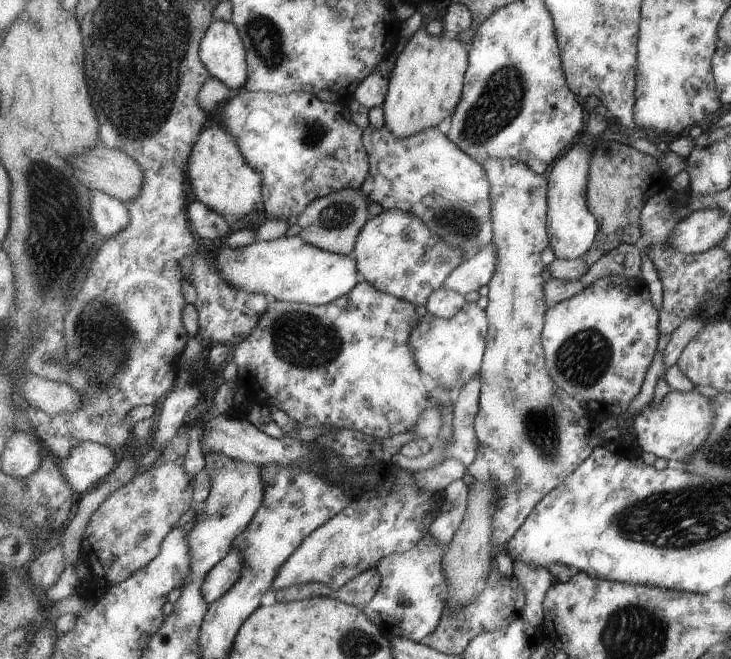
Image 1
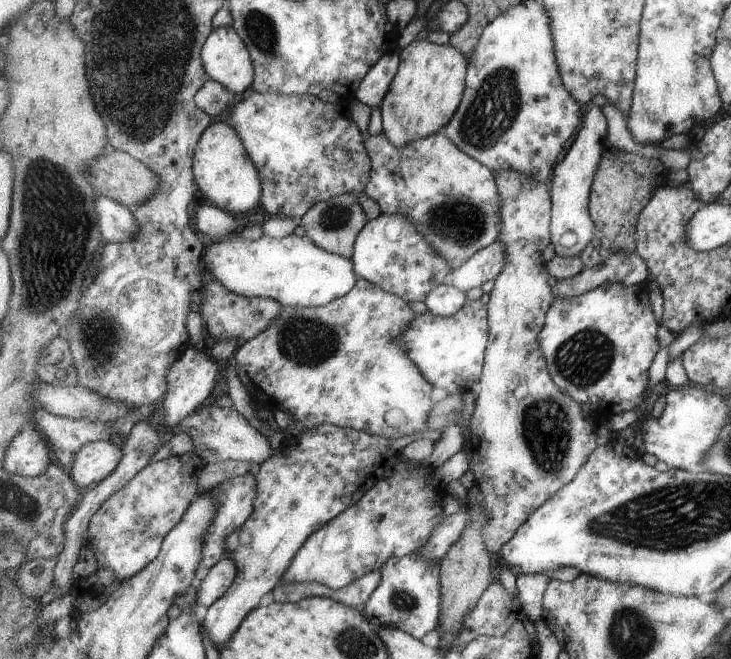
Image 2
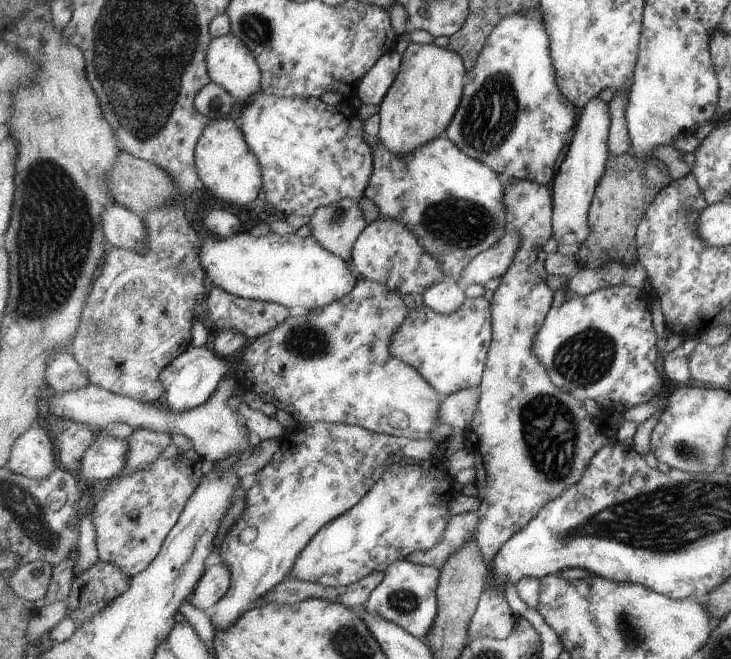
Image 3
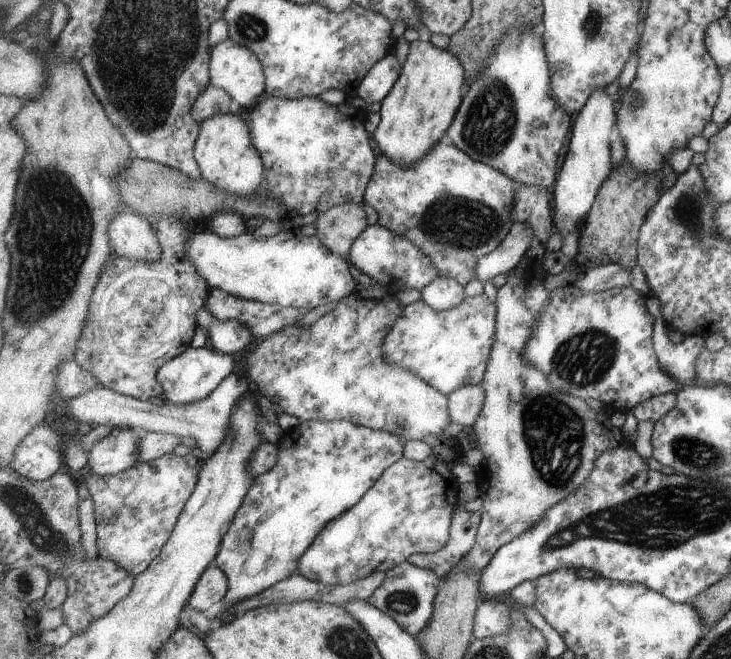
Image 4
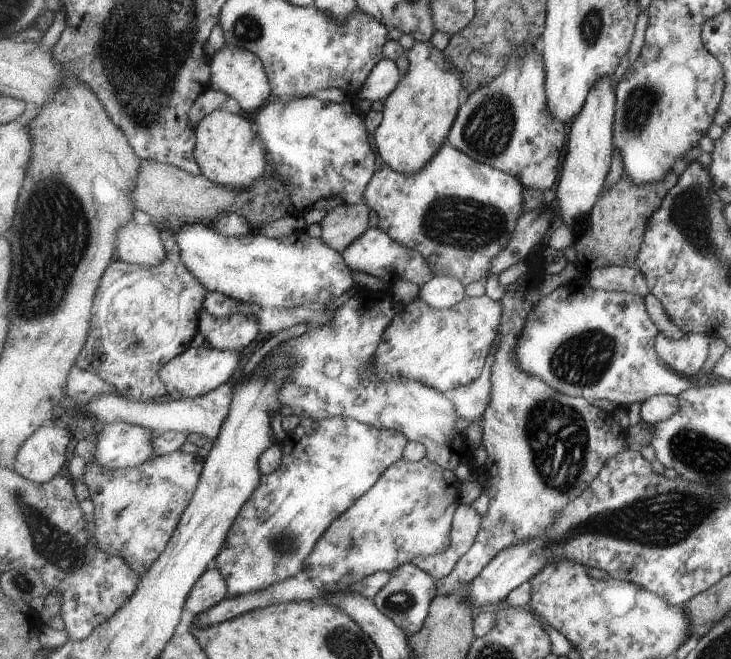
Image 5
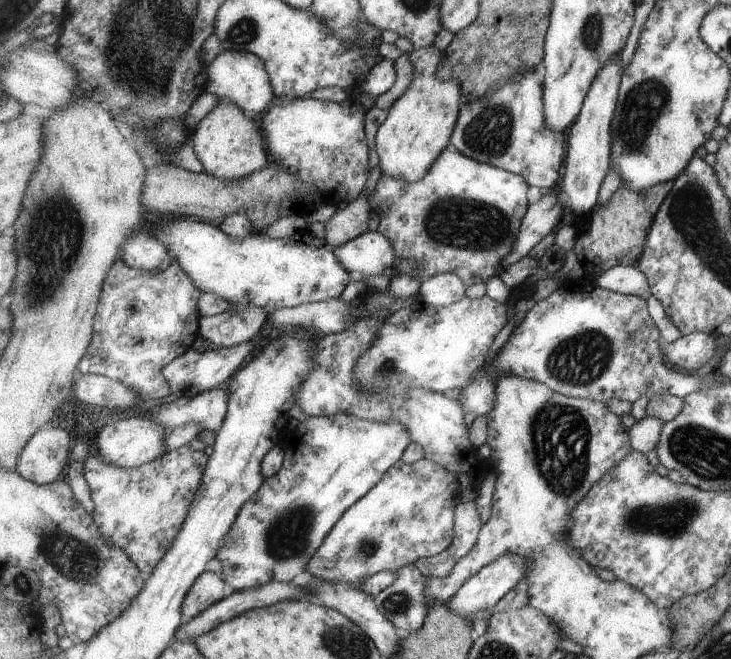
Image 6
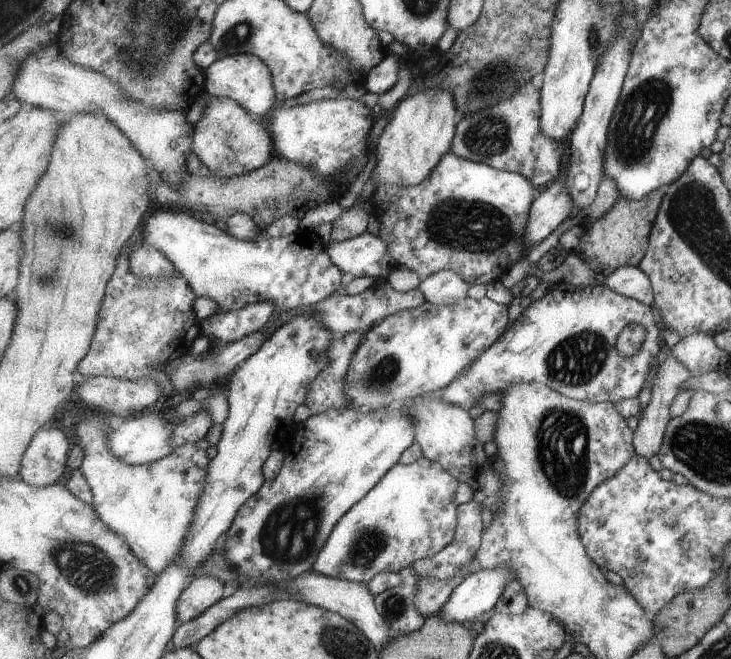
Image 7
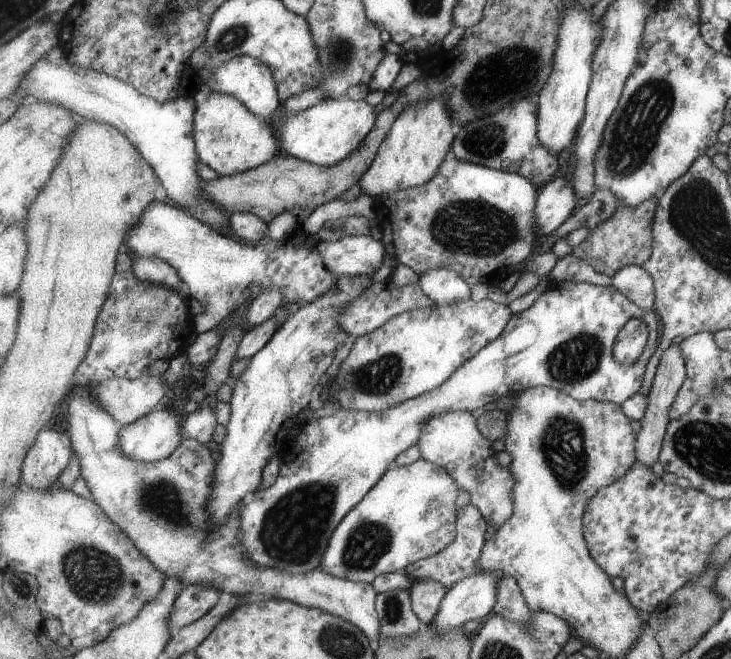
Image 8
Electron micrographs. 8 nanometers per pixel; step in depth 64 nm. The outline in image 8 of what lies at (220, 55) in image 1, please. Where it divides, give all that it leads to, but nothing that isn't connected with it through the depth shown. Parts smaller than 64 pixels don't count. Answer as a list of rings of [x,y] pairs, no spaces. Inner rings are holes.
[[[235,57],[233,60],[225,62],[223,66],[217,66],[216,69],[213,69],[213,74],[209,77],[207,84],[221,94],[231,94],[235,98],[241,99],[241,102],[244,102],[245,106],[253,111],[253,114],[264,120],[271,121],[271,116],[281,106],[280,92],[272,68],[255,57]]]

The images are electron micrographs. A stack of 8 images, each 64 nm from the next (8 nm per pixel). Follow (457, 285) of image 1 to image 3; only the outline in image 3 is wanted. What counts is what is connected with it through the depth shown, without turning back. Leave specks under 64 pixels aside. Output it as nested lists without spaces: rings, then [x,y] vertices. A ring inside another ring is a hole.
[[[514,229],[509,230],[495,246],[469,262],[469,266],[461,274],[459,286],[467,289],[471,284],[486,285],[491,280],[507,274],[519,254],[521,242],[523,240],[519,238],[519,234]]]

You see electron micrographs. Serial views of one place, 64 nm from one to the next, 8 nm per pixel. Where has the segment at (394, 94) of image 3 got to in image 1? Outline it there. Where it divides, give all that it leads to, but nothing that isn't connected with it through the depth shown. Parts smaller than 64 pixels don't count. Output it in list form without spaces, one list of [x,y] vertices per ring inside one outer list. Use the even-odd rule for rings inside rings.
[[[425,27],[411,36],[396,62],[393,64],[392,76],[388,85],[388,94],[382,107],[384,110],[385,127],[399,139],[411,137],[421,133],[421,130],[437,127],[445,118],[455,113],[464,94],[464,81],[470,64],[470,44],[453,35],[449,36],[446,30],[437,36],[431,36]]]

